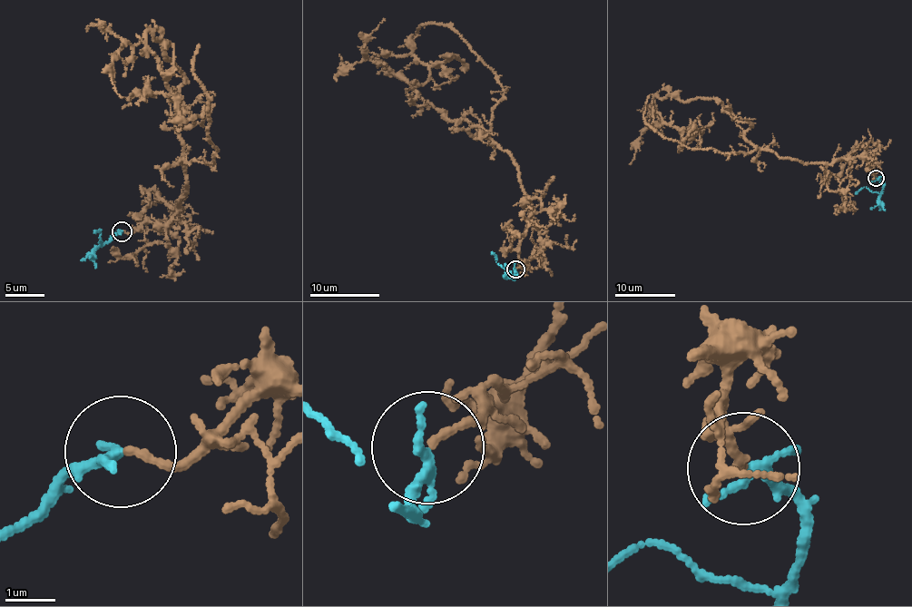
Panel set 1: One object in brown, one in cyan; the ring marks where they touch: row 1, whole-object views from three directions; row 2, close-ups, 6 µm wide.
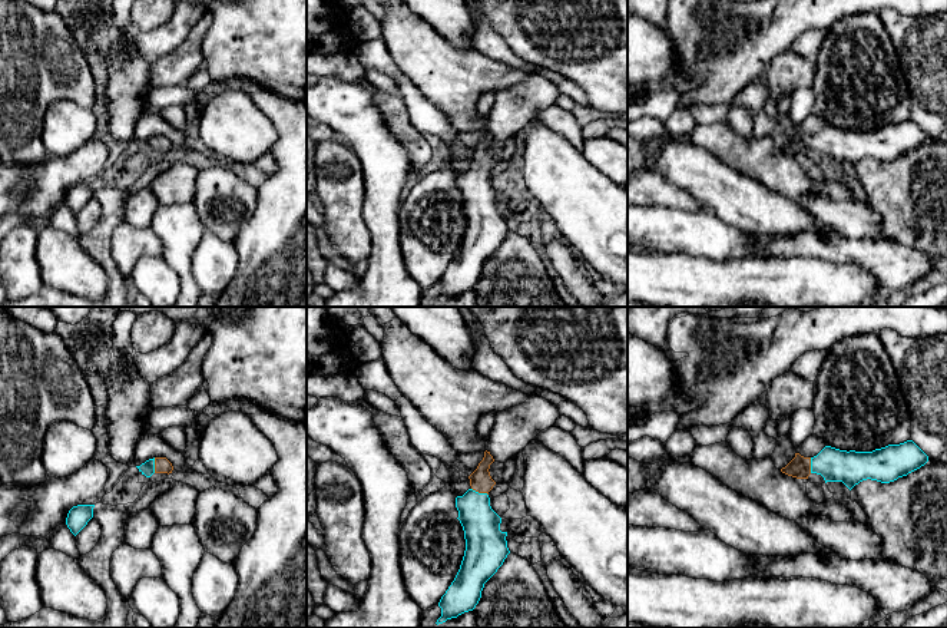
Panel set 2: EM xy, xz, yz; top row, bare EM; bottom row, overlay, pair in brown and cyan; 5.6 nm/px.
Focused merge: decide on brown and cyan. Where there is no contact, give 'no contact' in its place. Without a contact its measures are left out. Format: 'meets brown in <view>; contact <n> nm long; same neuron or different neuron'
meets brown in xz; contact 100 nm long; same neuron

